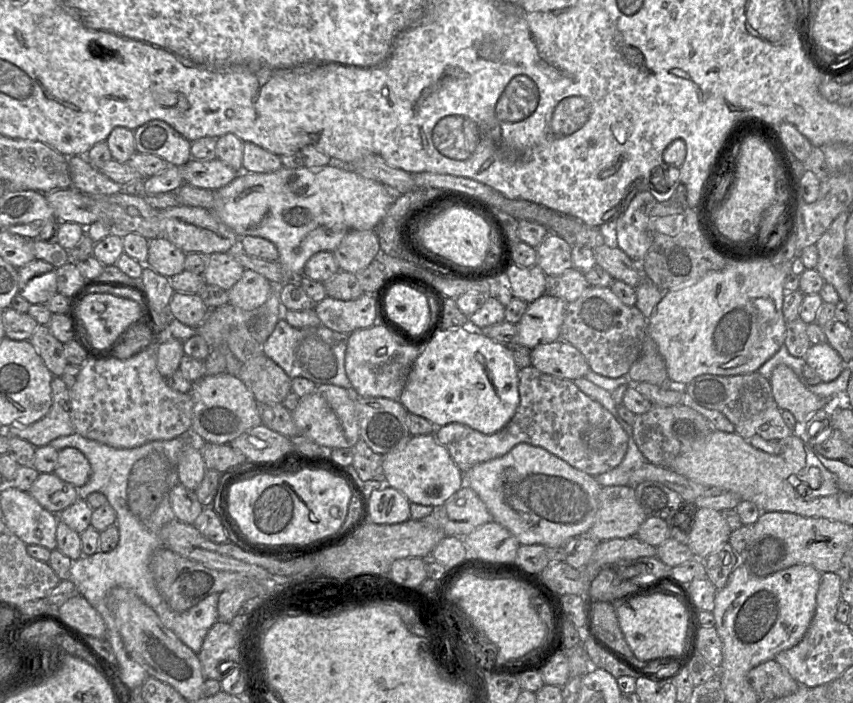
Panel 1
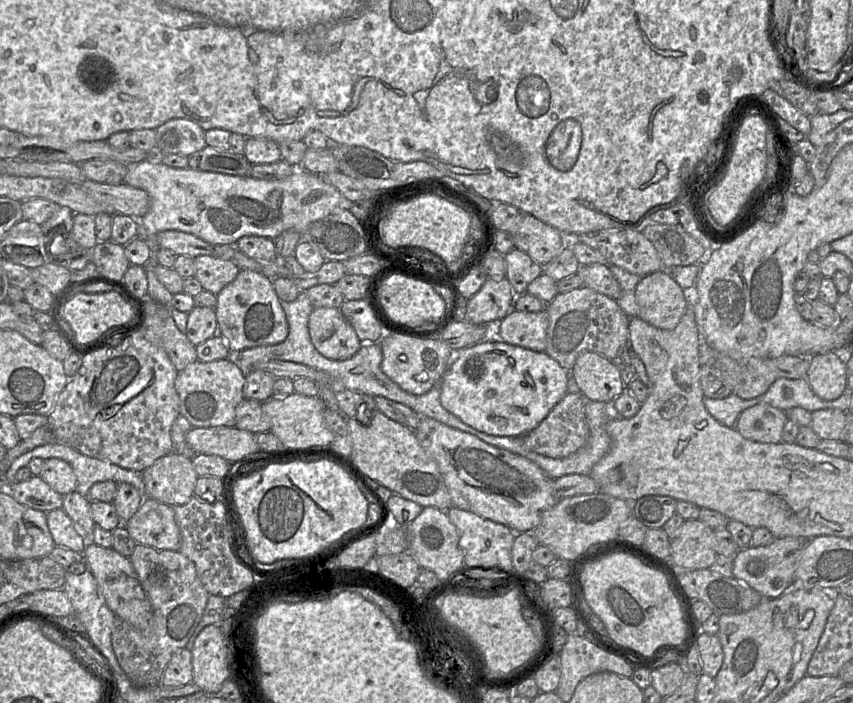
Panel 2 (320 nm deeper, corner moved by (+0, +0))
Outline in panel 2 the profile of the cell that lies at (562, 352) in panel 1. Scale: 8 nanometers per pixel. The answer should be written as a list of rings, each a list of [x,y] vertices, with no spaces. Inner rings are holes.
[[[581,352],[570,371],[585,400],[612,403],[625,384],[613,361],[593,352]]]

